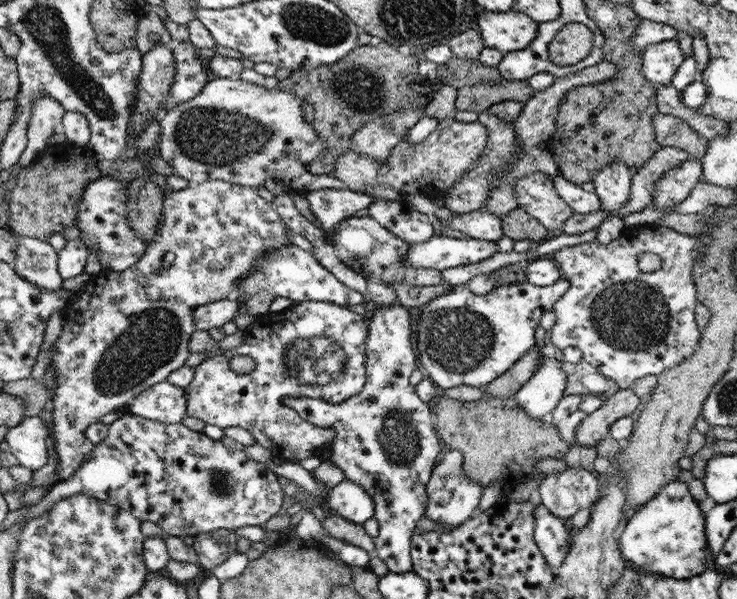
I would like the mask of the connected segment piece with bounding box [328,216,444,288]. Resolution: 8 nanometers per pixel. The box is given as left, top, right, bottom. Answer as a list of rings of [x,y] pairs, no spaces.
[[[352,216],[341,220],[328,232],[328,241],[335,246],[337,257],[367,281],[371,277],[380,279],[384,284],[390,284],[392,288],[394,283],[406,283],[415,287],[444,283],[440,270],[405,266],[405,254],[411,248],[411,243],[398,238],[373,218]]]

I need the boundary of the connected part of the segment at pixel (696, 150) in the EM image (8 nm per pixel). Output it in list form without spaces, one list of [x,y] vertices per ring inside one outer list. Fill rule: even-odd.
[[[658,112],[653,118],[653,128],[660,147],[675,147],[700,162],[707,153],[709,142],[698,135],[685,120]]]

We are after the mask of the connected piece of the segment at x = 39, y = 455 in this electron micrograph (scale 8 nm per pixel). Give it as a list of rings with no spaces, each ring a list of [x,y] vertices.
[[[9,429],[5,440],[9,444],[9,451],[19,460],[20,466],[31,471],[46,466],[46,446],[40,446],[40,440],[30,440],[30,430]]]

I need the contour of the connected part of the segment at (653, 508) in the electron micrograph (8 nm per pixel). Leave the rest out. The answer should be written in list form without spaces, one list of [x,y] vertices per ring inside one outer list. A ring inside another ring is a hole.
[[[678,479],[664,484],[660,492],[628,520],[617,544],[624,560],[635,568],[672,578],[692,578],[713,570],[715,564],[714,555],[708,549],[705,530],[706,516],[702,515],[700,504],[695,502],[688,484]]]

